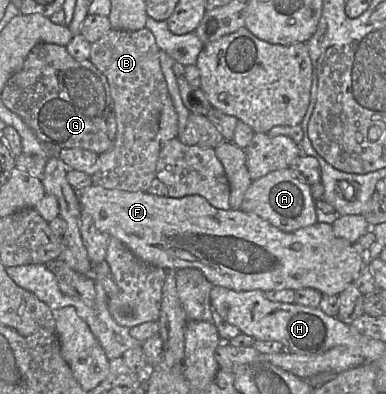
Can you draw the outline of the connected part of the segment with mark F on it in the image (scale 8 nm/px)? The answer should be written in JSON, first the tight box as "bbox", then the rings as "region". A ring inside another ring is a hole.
{"bbox":[77,184,368,295],"region":[[[93,184],[77,192],[81,208],[91,215],[95,227],[100,232],[120,240],[142,261],[167,271],[196,268],[212,285],[234,291],[269,292],[283,289],[296,291],[312,288],[323,295],[339,295],[348,285],[354,283],[362,267],[368,262],[367,254],[360,253],[354,247],[354,243],[337,237],[333,226],[327,223],[317,222],[312,226],[287,233],[254,213],[240,209],[217,209],[199,195],[171,198],[148,192],[110,190]]]}

